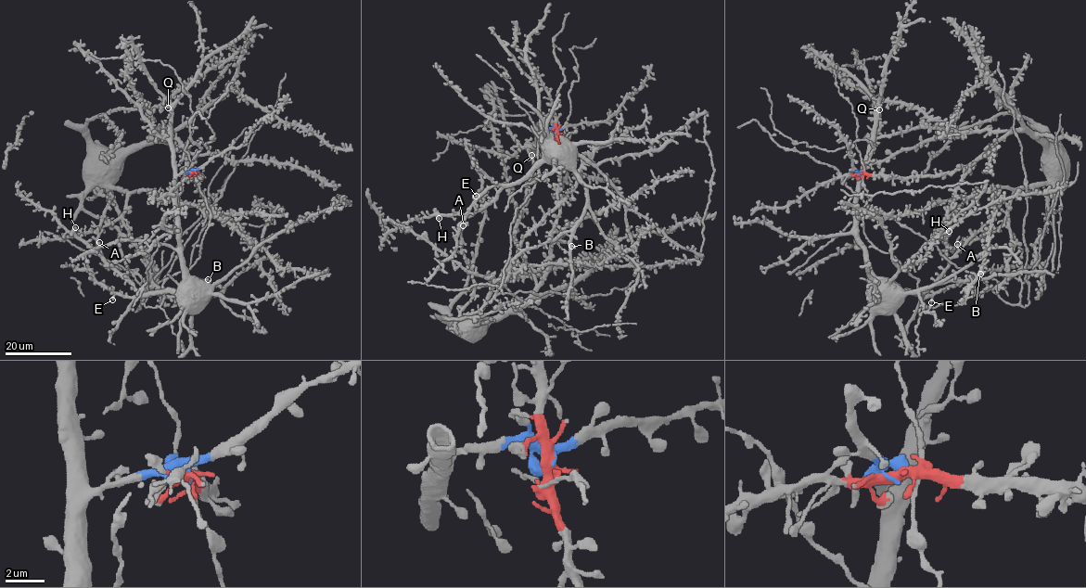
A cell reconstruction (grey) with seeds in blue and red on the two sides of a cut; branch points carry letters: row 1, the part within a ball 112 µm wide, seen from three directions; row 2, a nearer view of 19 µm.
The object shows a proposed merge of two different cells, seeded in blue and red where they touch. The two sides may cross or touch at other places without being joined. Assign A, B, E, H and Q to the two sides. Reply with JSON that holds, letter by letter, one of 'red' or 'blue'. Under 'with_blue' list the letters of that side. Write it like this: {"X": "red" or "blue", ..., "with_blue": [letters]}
{"A": "blue", "B": "blue", "E": "blue", "H": "blue", "Q": "blue", "with_blue": ["A", "B", "E", "H", "Q"]}

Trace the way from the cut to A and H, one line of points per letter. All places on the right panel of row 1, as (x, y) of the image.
A: (862, 173), (857, 173), (857, 242), (863, 250), (866, 268), (892, 290), (922, 294), (958, 249), (957, 244)
H: (862, 173), (857, 173), (857, 242), (866, 268), (892, 290), (922, 294), (935, 282), (948, 265), (950, 230)

